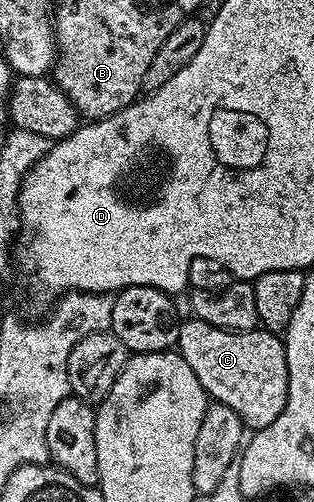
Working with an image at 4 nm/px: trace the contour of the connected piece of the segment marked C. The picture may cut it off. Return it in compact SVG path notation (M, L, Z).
M194 317L182 322L176 350L191 365L195 377L199 377L206 396L214 403L227 405L227 409L235 409L246 428L271 425L283 413L289 392L289 370L285 340L280 334L264 329L227 331Z

